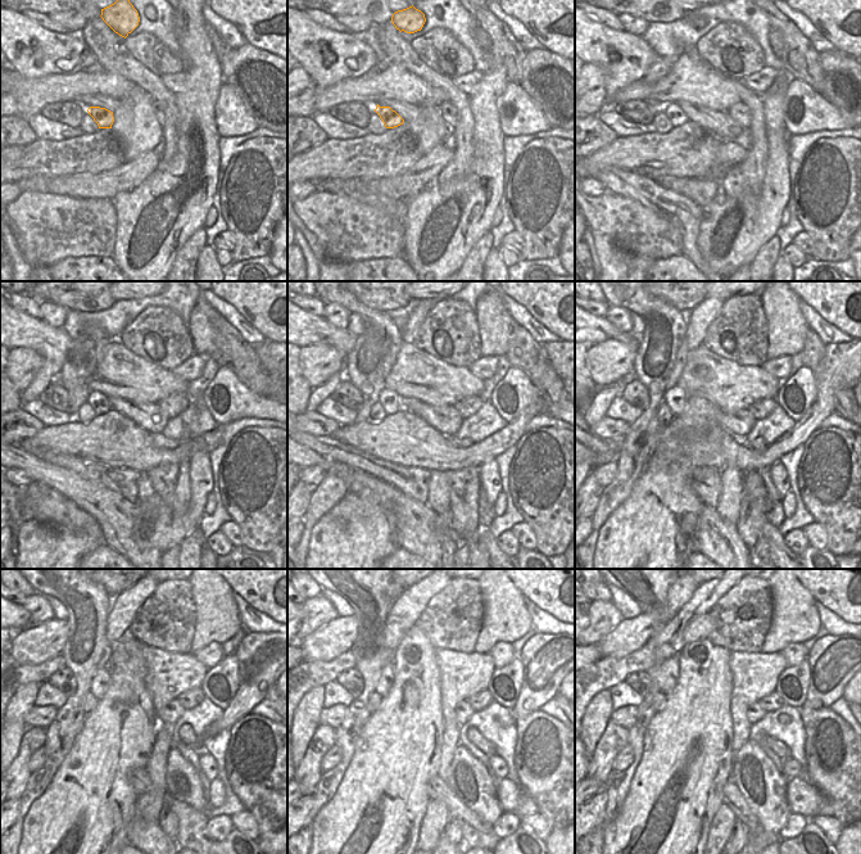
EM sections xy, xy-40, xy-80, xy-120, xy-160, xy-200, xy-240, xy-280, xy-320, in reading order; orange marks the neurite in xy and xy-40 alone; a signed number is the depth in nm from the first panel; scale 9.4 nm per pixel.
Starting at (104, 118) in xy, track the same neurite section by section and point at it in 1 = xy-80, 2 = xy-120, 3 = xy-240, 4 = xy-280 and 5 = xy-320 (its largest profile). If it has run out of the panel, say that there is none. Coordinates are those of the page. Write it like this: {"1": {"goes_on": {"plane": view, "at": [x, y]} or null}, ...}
{"1": {"goes_on": {"plane": "xy-80", "at": [674, 113]}}, "2": {"goes_on": {"plane": "xy-120", "at": [100, 402]}}, "3": {"goes_on": {"plane": "xy-240", "at": [100, 682]}}, "4": {"goes_on": {"plane": "xy-280", "at": [386, 679]}}, "5": {"goes_on": {"plane": "xy-320", "at": [667, 674]}}}

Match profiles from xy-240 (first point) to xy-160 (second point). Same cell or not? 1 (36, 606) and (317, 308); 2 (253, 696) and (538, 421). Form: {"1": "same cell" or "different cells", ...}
{"1": "different cells", "2": "different cells"}

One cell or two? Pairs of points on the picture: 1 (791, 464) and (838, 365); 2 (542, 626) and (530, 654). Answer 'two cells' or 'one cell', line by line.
1: two cells
2: two cells

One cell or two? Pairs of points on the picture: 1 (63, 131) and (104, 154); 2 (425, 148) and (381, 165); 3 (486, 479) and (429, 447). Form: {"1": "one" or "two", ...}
{"1": "two", "2": "two", "3": "two"}

